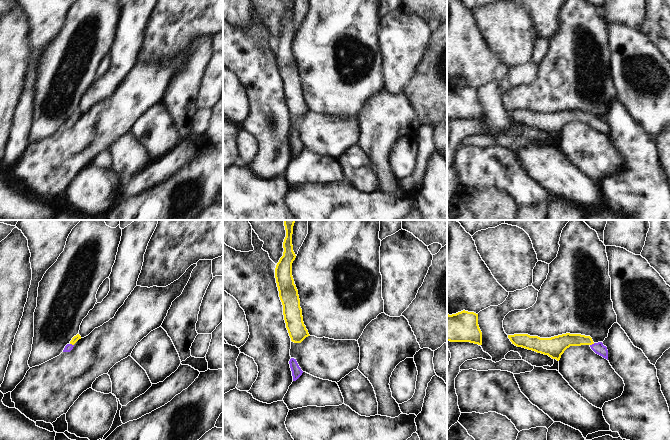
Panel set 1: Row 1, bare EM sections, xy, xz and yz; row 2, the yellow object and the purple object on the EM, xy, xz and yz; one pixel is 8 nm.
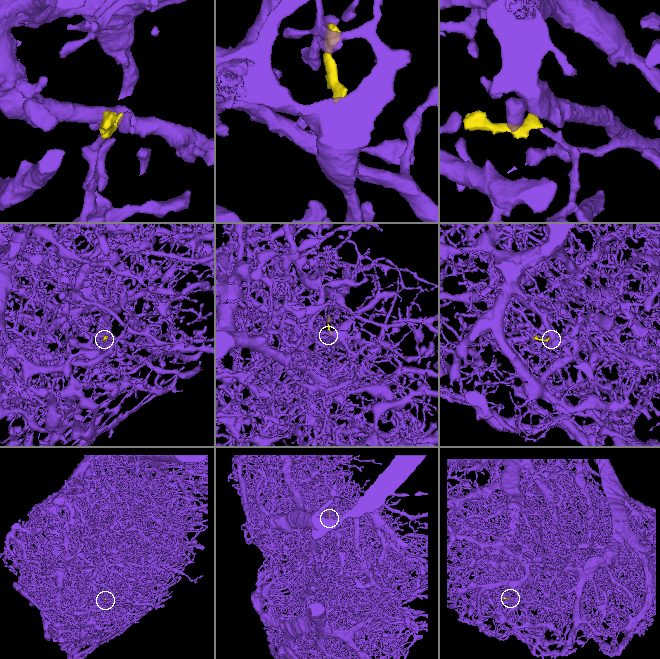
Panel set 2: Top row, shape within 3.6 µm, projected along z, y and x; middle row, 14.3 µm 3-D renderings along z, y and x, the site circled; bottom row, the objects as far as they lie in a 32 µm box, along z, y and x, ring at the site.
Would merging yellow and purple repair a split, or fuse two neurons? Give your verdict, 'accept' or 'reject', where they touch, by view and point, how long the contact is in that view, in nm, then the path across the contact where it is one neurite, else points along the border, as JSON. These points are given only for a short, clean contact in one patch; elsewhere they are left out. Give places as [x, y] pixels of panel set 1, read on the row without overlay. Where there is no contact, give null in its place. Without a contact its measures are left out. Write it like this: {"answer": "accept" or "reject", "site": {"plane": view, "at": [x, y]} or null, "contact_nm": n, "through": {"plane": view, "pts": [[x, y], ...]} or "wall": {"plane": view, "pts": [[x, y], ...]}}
{"answer": "accept", "site": {"plane": "yz", "at": [592, 119]}, "contact_nm": 40, "through": {"plane": "yz", "pts": [[561, 118], [587, 116], [592, 119], [598, 124]]}}

